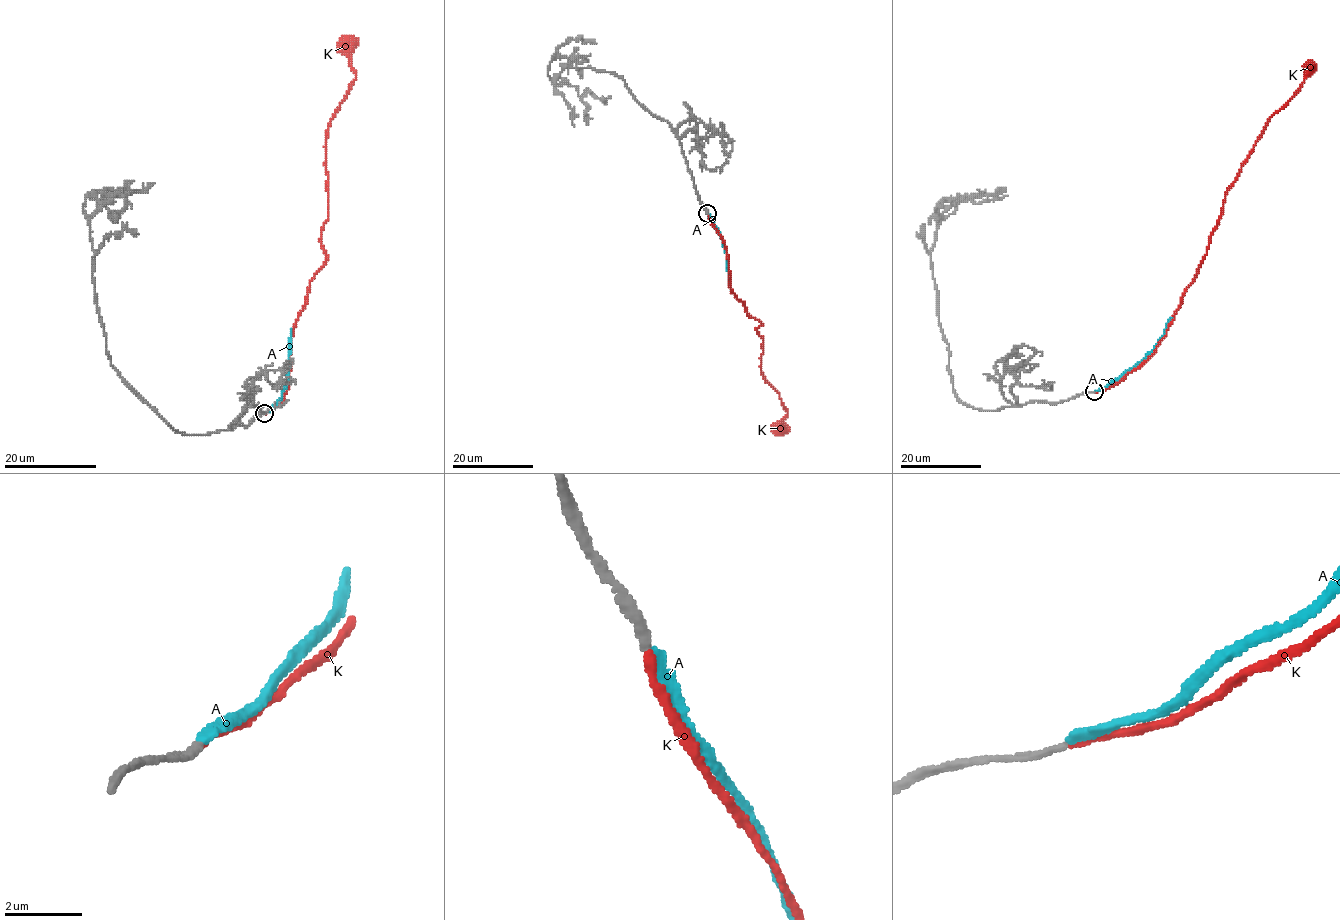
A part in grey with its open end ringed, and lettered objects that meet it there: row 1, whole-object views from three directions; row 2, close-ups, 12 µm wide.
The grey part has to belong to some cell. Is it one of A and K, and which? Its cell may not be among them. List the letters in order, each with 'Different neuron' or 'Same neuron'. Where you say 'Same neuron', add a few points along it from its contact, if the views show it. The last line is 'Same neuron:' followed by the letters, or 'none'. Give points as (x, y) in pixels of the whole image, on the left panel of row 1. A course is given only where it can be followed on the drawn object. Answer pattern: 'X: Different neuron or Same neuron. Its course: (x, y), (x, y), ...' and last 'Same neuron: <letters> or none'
A: Different neuron
K: Same neuron. Its course: (265, 413), (287, 388), (291, 330), (326, 259), (320, 233), (328, 216), (328, 124), (355, 77), (343, 44)
Same neuron: K

